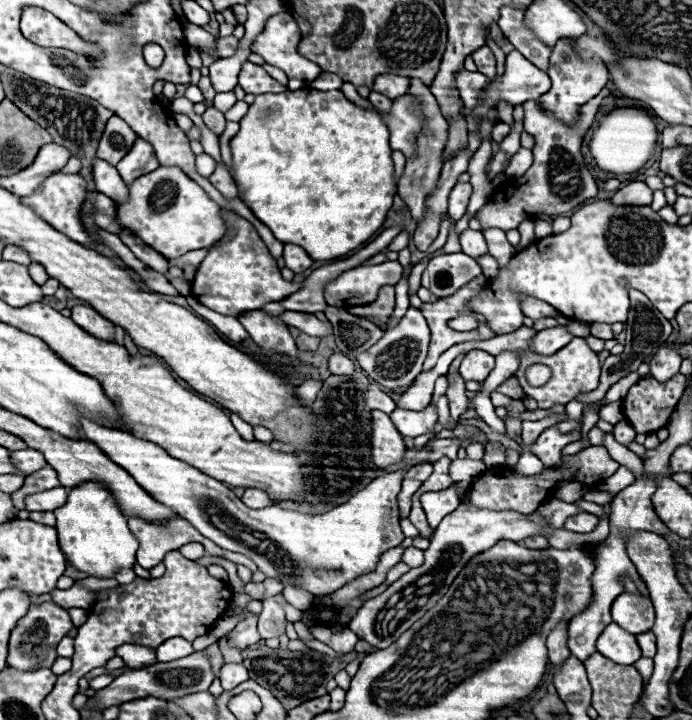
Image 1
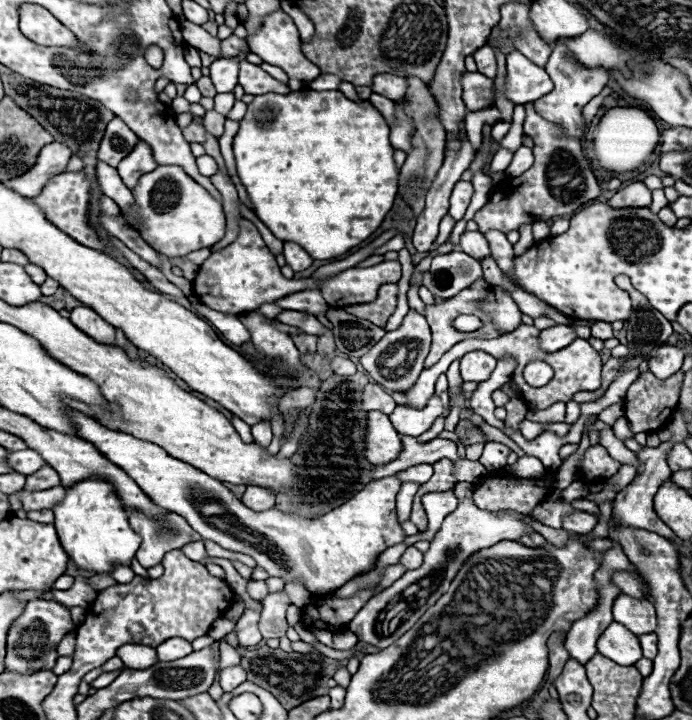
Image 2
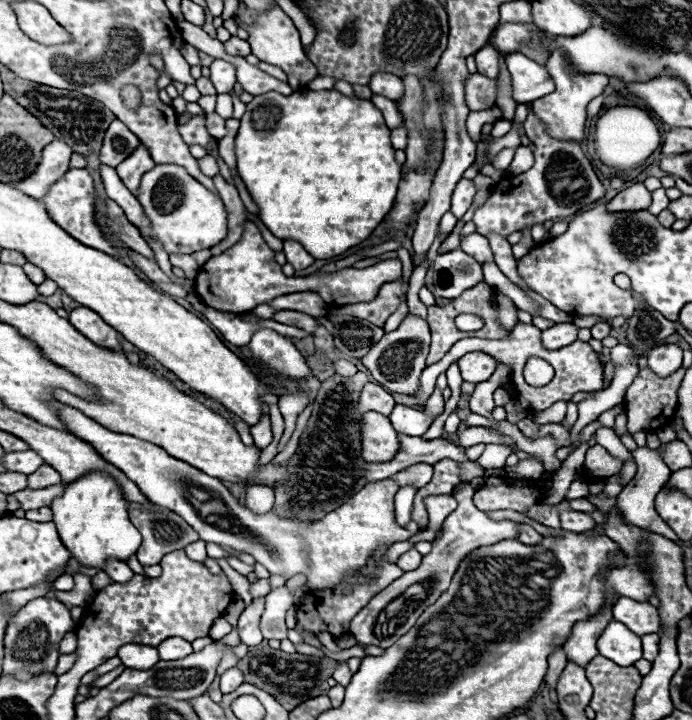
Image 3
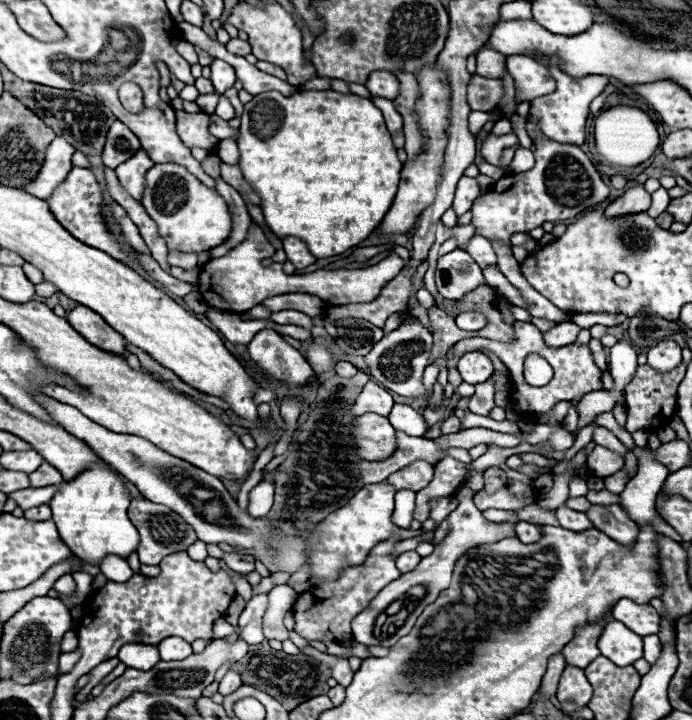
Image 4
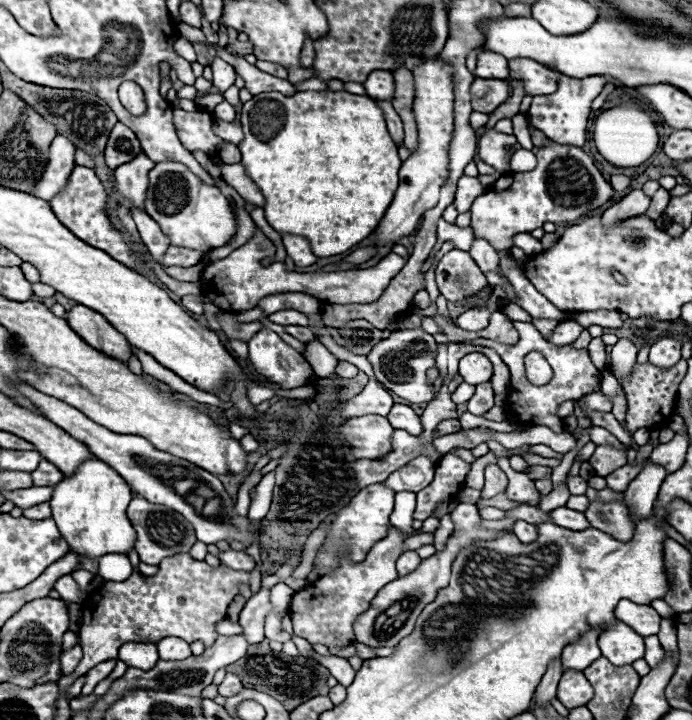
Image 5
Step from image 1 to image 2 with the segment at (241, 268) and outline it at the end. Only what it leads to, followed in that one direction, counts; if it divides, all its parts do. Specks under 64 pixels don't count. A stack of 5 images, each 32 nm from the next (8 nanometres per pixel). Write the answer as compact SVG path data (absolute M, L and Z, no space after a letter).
M240 220L240 234L238 238L228 244L226 248L212 252L204 264L198 268L198 274L192 282L194 294L200 298L202 304L216 312L224 314L242 314L258 310L266 302L276 302L288 294L300 292L306 288L304 280L286 280L276 264L276 258L266 248L264 240L260 238L256 226L248 220Z

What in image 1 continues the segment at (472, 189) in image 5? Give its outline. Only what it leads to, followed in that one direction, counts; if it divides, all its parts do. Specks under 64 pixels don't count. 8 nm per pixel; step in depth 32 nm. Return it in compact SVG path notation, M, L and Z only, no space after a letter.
M456 184L448 196L448 216L452 220L460 220L466 212L468 200L472 196L472 186L470 184Z

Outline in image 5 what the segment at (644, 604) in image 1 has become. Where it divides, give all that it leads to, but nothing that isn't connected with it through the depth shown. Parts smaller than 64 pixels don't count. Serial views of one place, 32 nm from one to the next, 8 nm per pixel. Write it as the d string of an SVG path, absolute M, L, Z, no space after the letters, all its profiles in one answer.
M620 600L614 614L620 622L628 624L636 634L644 638L654 636L660 630L662 616L648 604L634 604L630 600Z

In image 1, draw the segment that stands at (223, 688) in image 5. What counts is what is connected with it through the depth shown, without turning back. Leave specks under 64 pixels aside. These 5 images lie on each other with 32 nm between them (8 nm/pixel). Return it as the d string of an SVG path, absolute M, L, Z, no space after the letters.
M224 664L220 670L220 682L224 690L232 690L234 686L238 686L240 682L248 680L248 670L242 664Z

